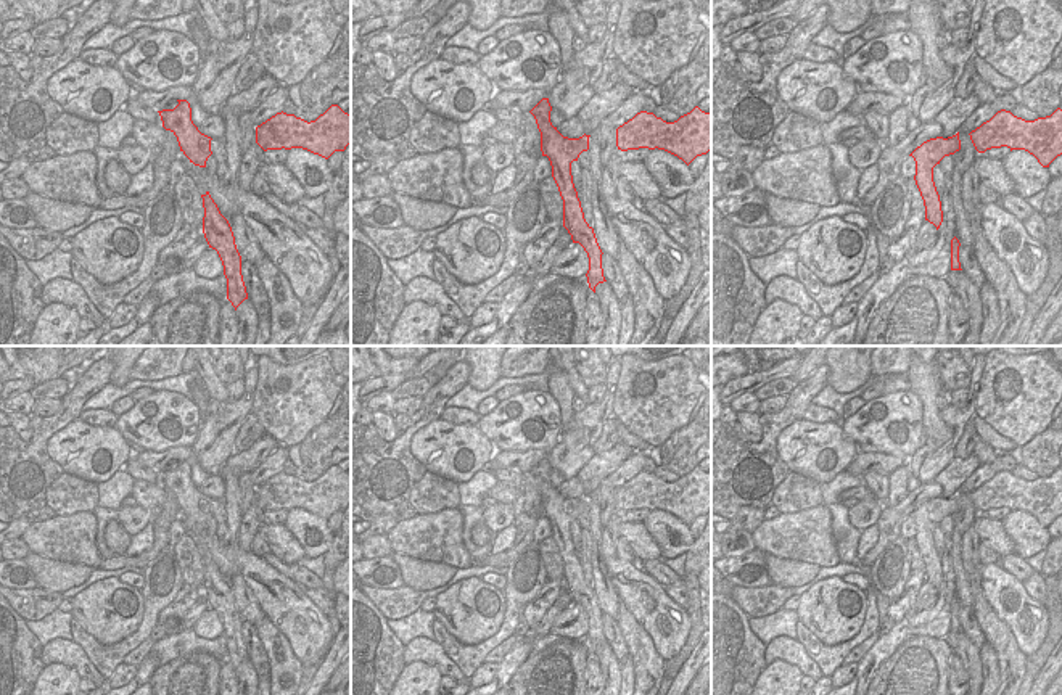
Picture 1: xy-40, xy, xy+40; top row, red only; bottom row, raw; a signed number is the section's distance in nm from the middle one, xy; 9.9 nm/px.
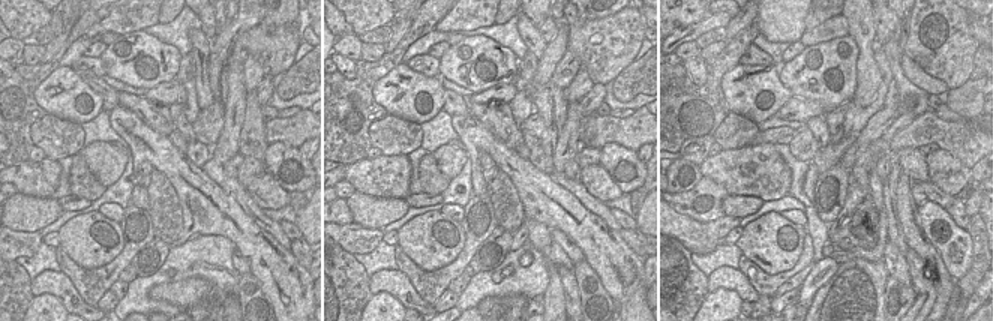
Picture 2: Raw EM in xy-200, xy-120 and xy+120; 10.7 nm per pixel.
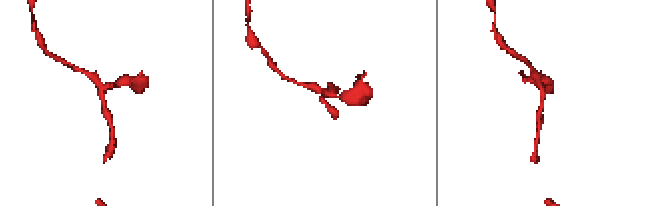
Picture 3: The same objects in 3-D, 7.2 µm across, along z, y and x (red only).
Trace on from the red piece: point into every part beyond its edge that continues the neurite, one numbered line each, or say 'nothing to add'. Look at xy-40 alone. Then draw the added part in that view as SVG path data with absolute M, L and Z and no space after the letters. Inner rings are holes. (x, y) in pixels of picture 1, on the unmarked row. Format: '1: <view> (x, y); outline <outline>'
nothing to add

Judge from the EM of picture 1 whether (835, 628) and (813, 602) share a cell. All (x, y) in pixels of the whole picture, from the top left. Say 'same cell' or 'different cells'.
same cell

